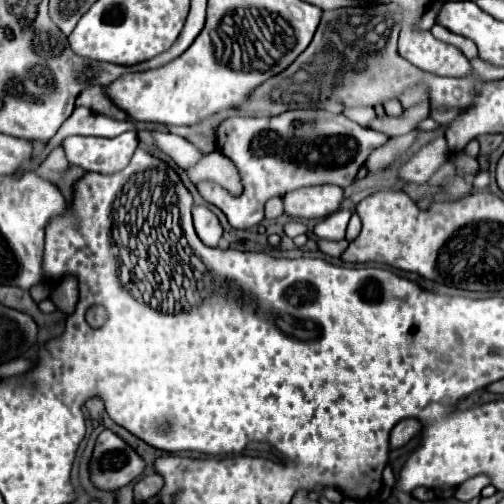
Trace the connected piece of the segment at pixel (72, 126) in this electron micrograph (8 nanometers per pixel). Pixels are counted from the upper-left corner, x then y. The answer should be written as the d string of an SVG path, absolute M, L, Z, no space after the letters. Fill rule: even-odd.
M76 108L72 116L62 124L62 128L56 132L50 146L60 144L66 136L102 136L102 138L114 138L126 130L134 130L130 122L118 122L112 118L106 118L102 114L94 114L88 108Z

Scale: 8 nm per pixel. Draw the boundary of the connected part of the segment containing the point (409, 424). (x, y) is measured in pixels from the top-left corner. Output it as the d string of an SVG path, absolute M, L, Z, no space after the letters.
M406 418L406 420L400 420L394 428L392 428L392 434L390 434L390 446L392 448L400 448L404 446L406 442L410 442L418 430L422 428L422 424L414 418Z

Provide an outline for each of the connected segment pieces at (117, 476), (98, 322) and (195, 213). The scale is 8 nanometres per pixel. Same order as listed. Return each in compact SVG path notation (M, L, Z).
M102 430L90 458L90 480L98 490L114 492L144 472L144 460L112 430Z
M95 305L88 309L86 320L91 327L99 328L106 322L107 313L102 306Z
M196 206L192 208L192 218L194 218L194 228L200 240L206 246L218 246L222 238L222 226L216 218L214 212L210 212L206 206Z

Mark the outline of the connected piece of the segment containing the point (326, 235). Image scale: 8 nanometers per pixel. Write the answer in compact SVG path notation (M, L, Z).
M338 210L338 212L326 216L324 220L320 220L314 226L314 234L322 240L344 240L348 220L350 220L350 212L348 210Z

